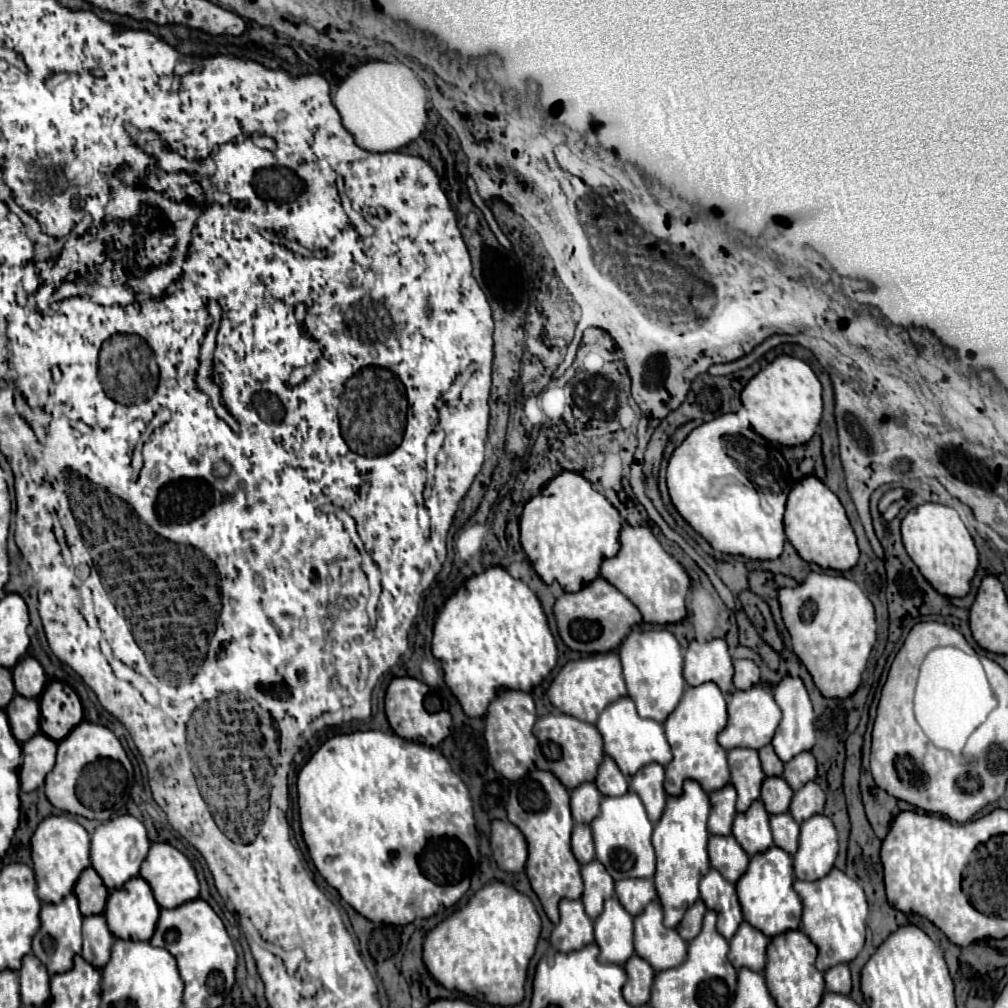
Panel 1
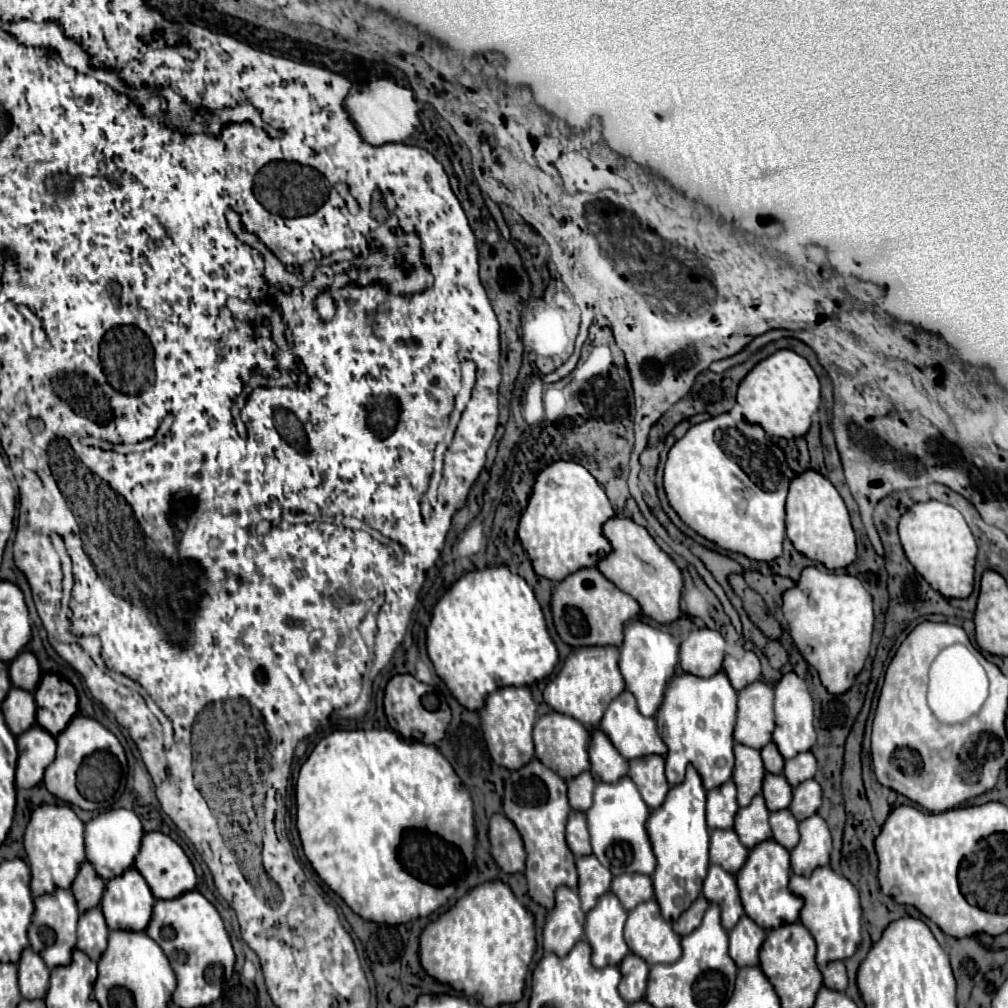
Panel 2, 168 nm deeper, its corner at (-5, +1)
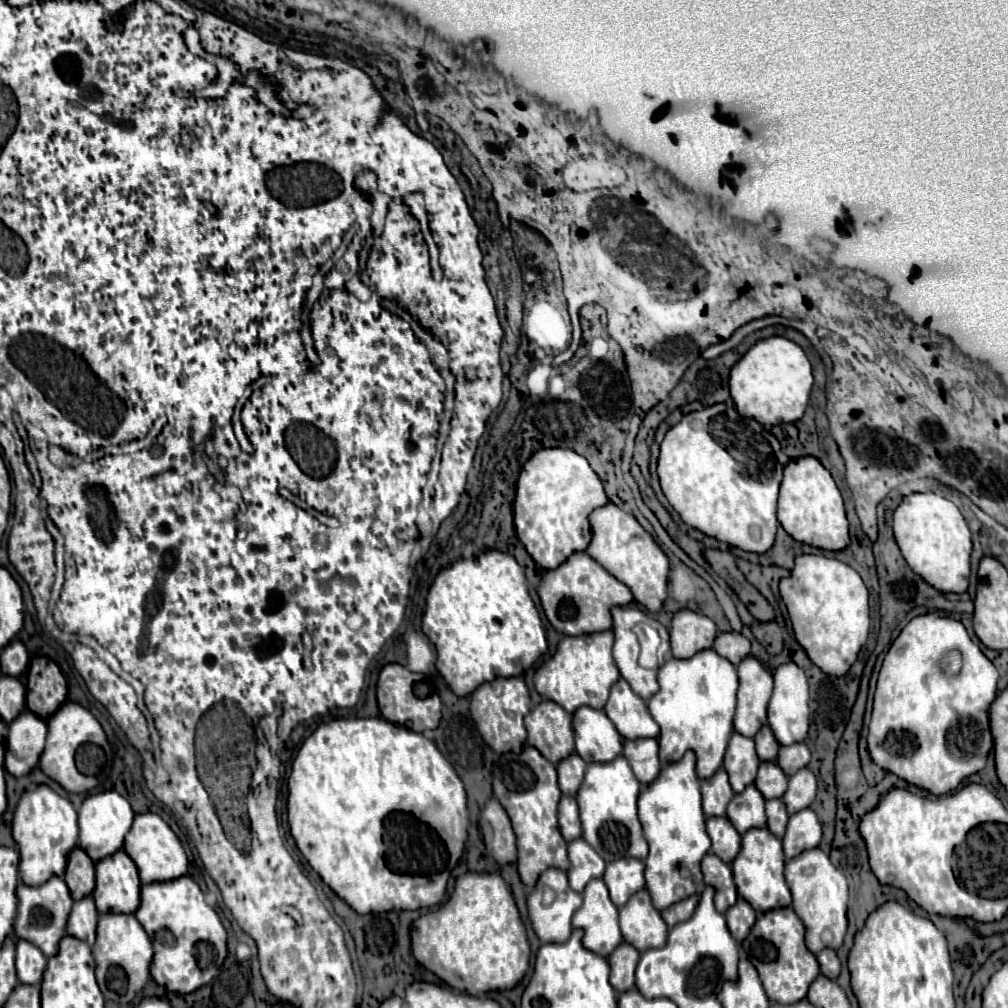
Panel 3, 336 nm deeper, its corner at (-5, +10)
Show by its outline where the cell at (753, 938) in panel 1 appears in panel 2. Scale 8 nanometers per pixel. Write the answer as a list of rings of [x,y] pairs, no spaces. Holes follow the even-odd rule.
[[[747,915],[739,919],[739,925],[729,931],[729,955],[737,967],[759,963],[759,945],[763,945],[765,937],[765,931],[759,929]]]

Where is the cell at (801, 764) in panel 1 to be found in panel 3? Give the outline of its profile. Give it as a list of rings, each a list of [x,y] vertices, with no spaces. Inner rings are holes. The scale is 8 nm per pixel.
[[[803,742],[779,748],[777,764],[783,768],[783,772],[787,776],[793,776],[797,770],[805,768],[809,764],[809,760],[811,760],[811,752],[807,750],[807,746]]]

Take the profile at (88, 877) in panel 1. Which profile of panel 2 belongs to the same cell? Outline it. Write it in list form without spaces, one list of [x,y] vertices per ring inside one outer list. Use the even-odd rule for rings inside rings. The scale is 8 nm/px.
[[[85,861],[71,885],[71,891],[77,899],[79,911],[85,913],[87,909],[99,907],[99,903],[103,899],[103,891],[105,891],[105,881],[95,873],[93,865],[89,861]]]

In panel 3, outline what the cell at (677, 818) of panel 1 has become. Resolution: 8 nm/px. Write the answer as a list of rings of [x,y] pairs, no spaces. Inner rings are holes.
[[[695,754],[685,756],[661,768],[659,776],[643,786],[637,798],[639,820],[649,842],[649,856],[645,860],[645,888],[651,894],[655,908],[665,910],[667,906],[693,896],[703,884],[701,858],[711,848],[711,840],[705,832],[705,814],[701,808],[699,780],[695,774]]]

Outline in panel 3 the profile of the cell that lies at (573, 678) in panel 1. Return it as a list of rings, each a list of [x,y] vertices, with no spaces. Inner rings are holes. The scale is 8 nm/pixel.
[[[611,630],[595,632],[589,634],[589,638],[591,642],[585,642],[585,636],[561,638],[555,654],[549,660],[545,660],[533,676],[537,692],[547,700],[557,702],[561,708],[565,708],[571,714],[581,706],[591,706],[601,710],[609,698],[611,686],[619,680],[619,670],[611,656],[613,632]]]

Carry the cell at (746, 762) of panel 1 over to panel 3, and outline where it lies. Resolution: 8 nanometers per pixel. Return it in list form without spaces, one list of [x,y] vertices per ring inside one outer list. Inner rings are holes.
[[[735,732],[729,740],[723,760],[723,768],[729,774],[733,792],[743,792],[745,786],[755,782],[757,766],[759,766],[759,758],[755,752],[753,738],[745,738]]]

